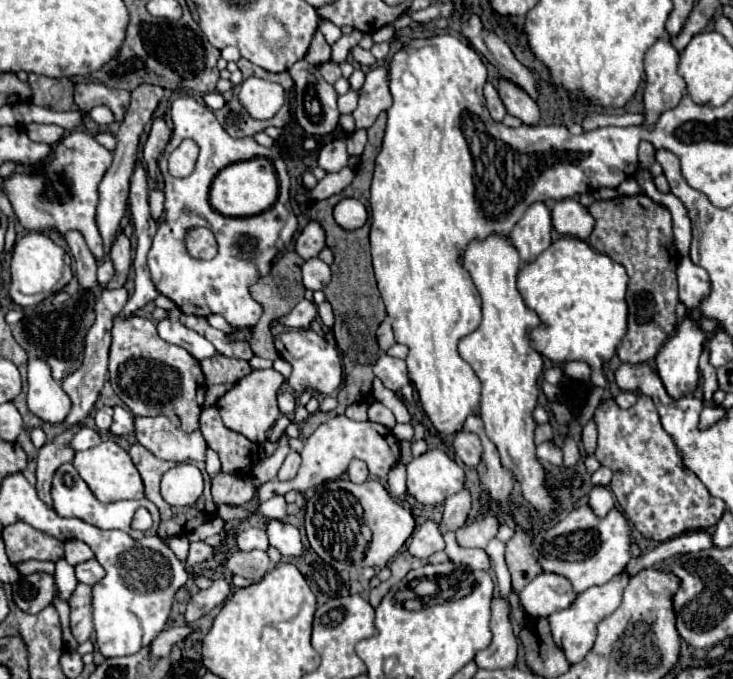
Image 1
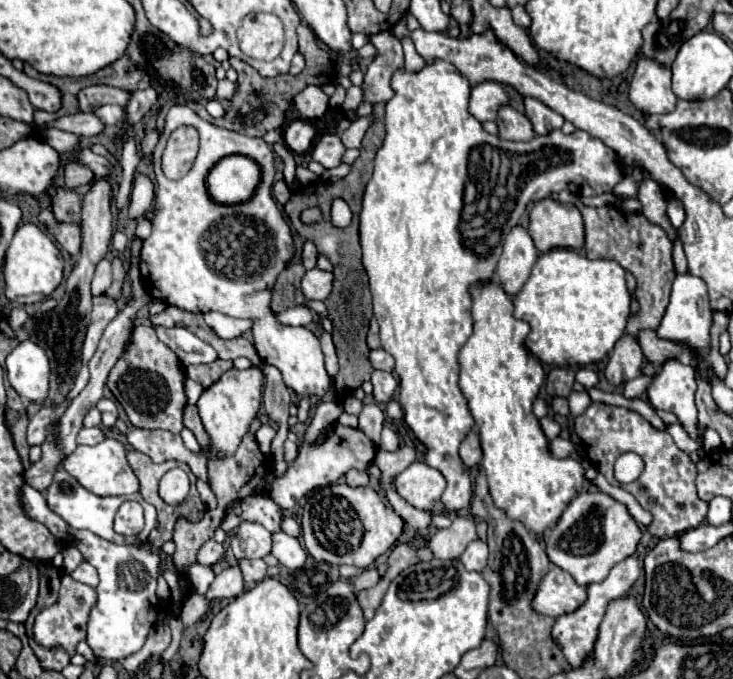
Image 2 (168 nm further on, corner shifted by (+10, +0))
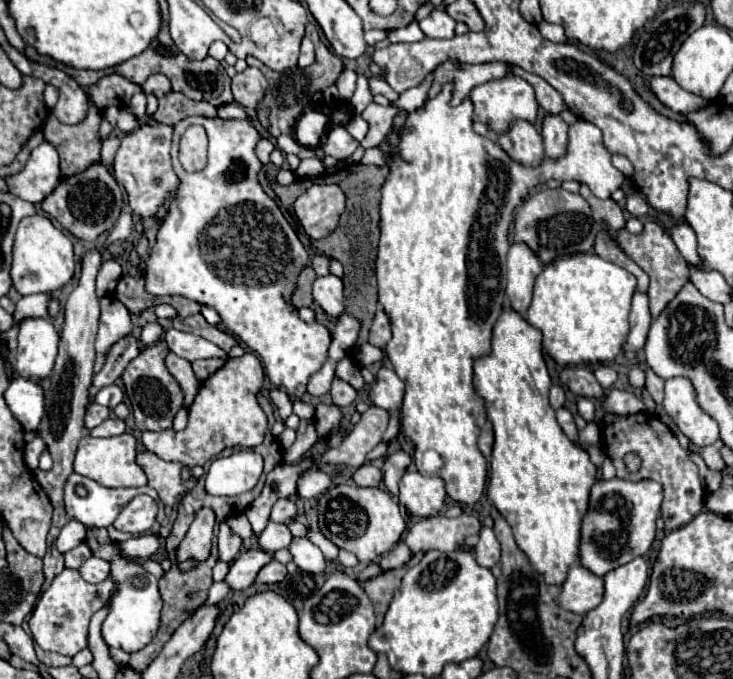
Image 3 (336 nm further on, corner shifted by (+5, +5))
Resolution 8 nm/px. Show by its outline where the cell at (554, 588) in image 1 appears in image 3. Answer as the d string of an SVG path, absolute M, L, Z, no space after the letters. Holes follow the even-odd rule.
M571 565L567 581L561 585L561 607L585 615L603 601L603 577L597 577L583 565Z

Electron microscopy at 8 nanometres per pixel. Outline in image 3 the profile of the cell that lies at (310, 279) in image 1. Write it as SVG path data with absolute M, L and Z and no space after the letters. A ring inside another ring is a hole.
M335 275L317 277L313 283L313 299L323 307L323 311L331 317L339 317L345 313L345 295L343 281Z

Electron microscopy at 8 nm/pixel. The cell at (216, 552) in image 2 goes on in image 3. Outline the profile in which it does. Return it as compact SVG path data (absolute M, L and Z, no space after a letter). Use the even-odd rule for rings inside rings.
M221 521L219 523L219 535L217 535L217 539L219 539L219 559L231 563L239 555L241 547L243 547L241 537L231 531L231 527L227 525L227 521Z

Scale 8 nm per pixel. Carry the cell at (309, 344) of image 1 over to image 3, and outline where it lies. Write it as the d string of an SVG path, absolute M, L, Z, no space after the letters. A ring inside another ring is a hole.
M187 117L175 125L173 135L173 169L181 177L177 197L171 205L169 215L159 227L157 243L151 257L145 261L145 291L151 295L183 295L201 305L213 307L223 325L241 339L263 363L265 375L275 389L287 391L291 397L301 397L305 393L307 379L311 373L319 371L331 341L331 335L321 323L305 323L299 319L297 309L291 305L291 295L295 291L297 277L307 265L309 257L301 241L297 239L291 225L285 221L283 213L269 199L257 181L257 173L263 163L255 155L255 145L261 139L259 131L247 119L219 119L219 117ZM189 125L201 125L209 137L209 163L203 171L189 173L179 163L179 139ZM239 169L239 177L231 177L229 171Z

